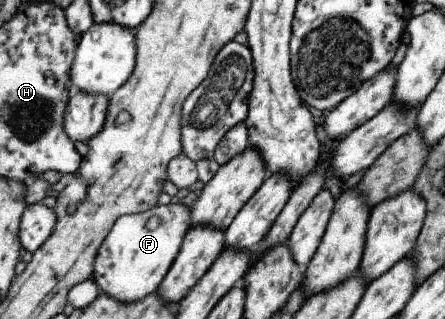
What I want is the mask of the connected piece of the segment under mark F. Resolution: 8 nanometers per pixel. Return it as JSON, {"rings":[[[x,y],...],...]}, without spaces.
{"rings":[[[180,203],[156,204],[146,211],[120,216],[96,250],[92,278],[99,292],[132,303],[157,290],[189,227],[190,210]]]}

